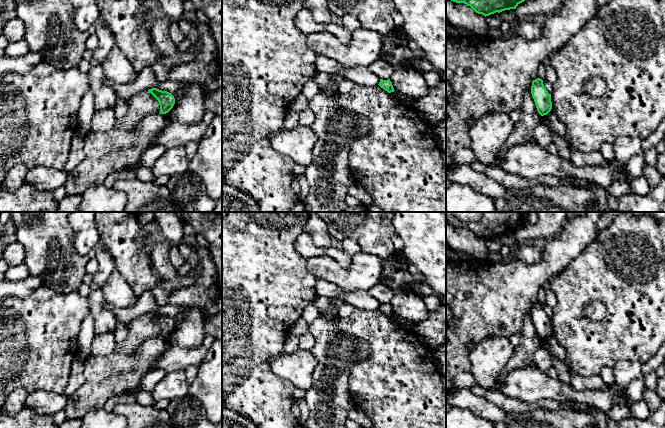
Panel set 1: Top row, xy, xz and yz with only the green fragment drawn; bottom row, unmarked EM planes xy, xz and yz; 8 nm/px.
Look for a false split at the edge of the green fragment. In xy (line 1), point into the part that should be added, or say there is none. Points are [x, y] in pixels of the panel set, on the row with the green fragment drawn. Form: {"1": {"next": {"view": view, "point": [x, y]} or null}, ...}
{"1": {"next": null}}

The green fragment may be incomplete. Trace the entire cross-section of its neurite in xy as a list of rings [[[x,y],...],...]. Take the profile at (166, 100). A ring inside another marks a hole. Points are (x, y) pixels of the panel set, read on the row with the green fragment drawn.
[[[157,88],[149,89],[148,92],[158,100],[160,105],[160,113],[166,114],[173,108],[175,98],[171,93],[159,90]]]

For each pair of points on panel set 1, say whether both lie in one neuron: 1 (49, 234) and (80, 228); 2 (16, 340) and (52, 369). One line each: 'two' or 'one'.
1: two
2: one

